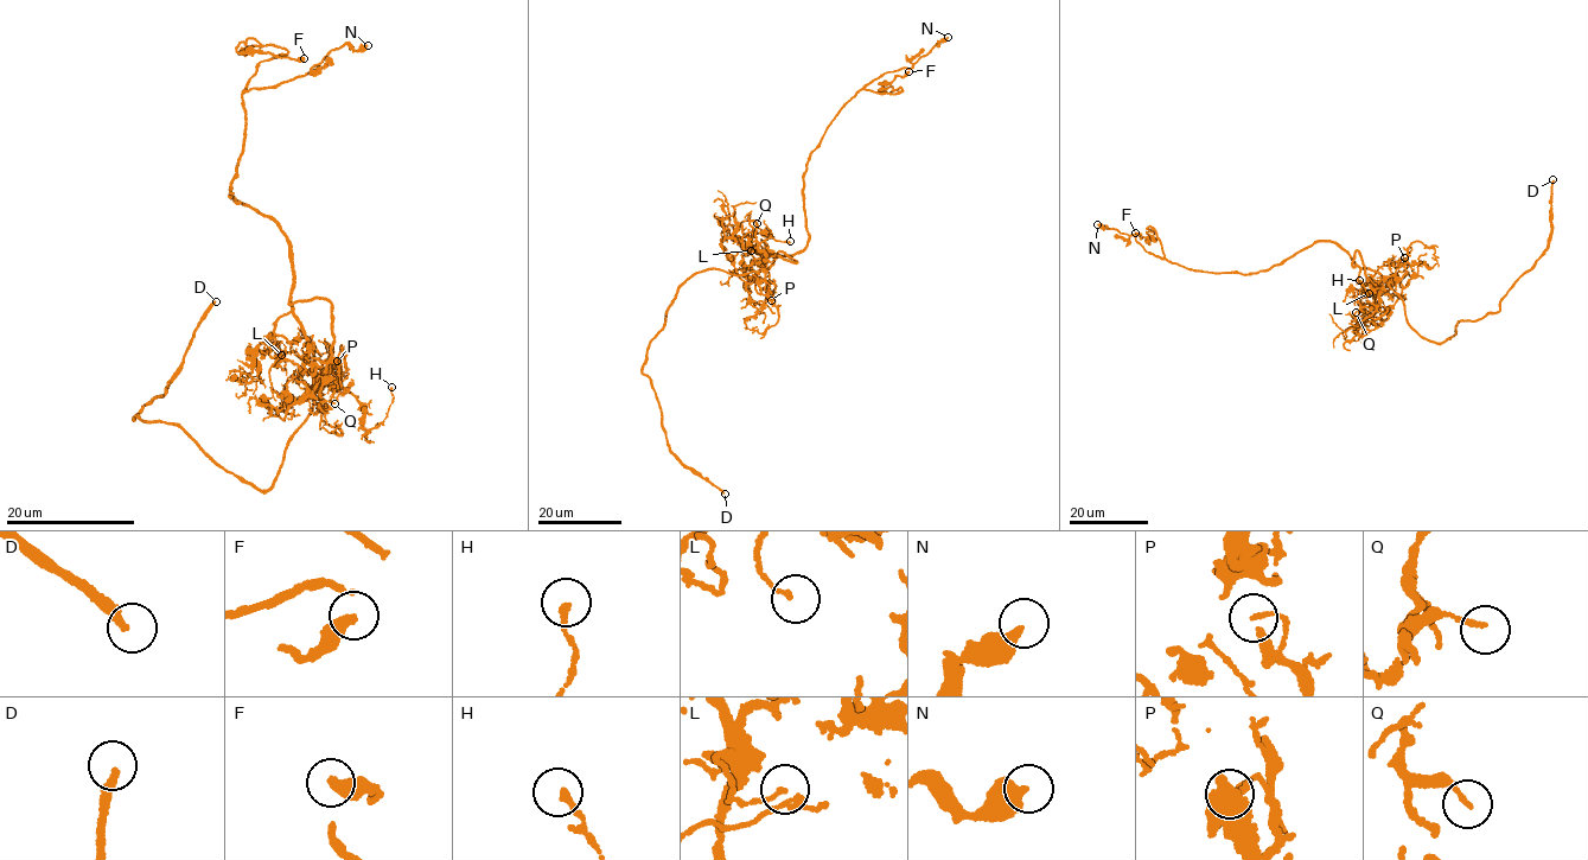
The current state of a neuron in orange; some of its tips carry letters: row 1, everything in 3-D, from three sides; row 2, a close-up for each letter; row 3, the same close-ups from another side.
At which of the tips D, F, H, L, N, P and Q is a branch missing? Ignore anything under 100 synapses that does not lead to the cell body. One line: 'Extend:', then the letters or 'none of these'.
Extend: D

